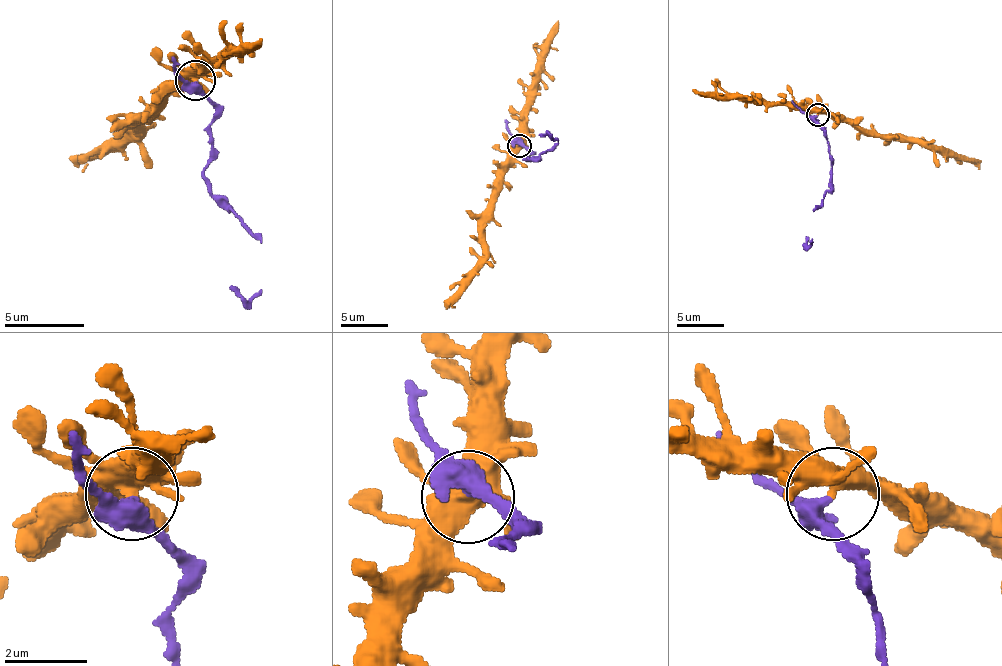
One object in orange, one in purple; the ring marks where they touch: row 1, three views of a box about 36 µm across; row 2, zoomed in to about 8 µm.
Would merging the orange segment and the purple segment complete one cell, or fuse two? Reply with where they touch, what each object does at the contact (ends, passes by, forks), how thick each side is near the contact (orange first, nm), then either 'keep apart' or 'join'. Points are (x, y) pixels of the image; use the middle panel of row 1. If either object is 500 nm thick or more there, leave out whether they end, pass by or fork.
at (519, 146); orange forks there; purple passes by; 440 nm thick on the orange side, 400 nm on the other; keep apart

